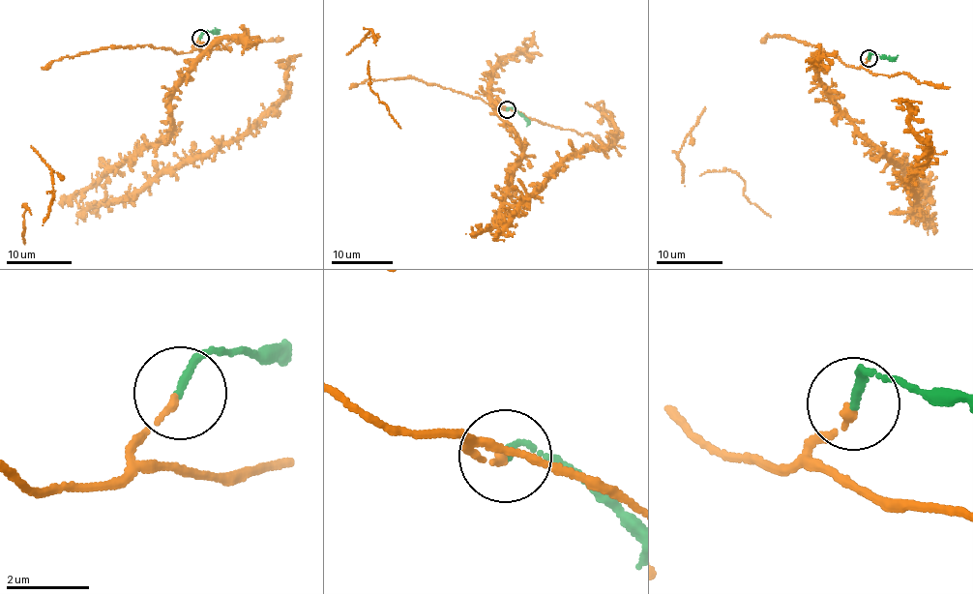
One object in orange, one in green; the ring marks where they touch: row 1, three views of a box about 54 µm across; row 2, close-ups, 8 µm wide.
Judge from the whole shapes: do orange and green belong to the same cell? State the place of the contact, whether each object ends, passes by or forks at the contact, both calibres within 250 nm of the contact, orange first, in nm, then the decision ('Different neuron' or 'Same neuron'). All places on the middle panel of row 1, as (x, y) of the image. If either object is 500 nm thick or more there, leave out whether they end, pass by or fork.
Place: (507, 109). At the ring orange ends. At the ring green ends. Thickness 170 nm (orange) against 200 nm. Same neuron

